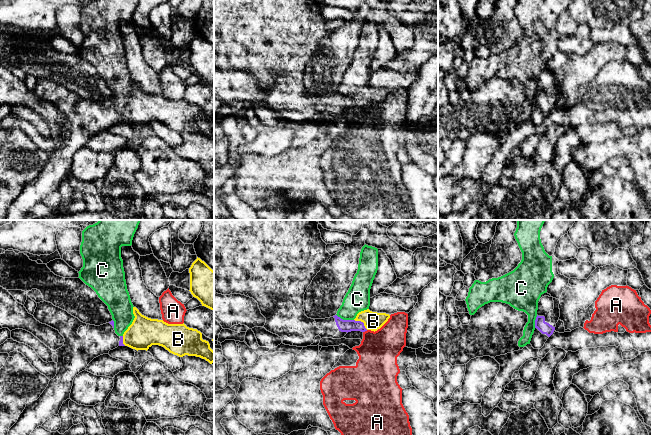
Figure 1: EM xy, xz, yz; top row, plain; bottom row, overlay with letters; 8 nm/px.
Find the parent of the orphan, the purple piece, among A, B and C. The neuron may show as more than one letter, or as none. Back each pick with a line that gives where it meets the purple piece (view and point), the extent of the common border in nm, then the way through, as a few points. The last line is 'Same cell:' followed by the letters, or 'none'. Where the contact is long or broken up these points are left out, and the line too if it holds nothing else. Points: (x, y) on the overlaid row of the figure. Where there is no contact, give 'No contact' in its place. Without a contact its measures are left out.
B: Touches purple at xz (362, 322). Shared border 140 nm
Same cell: B

